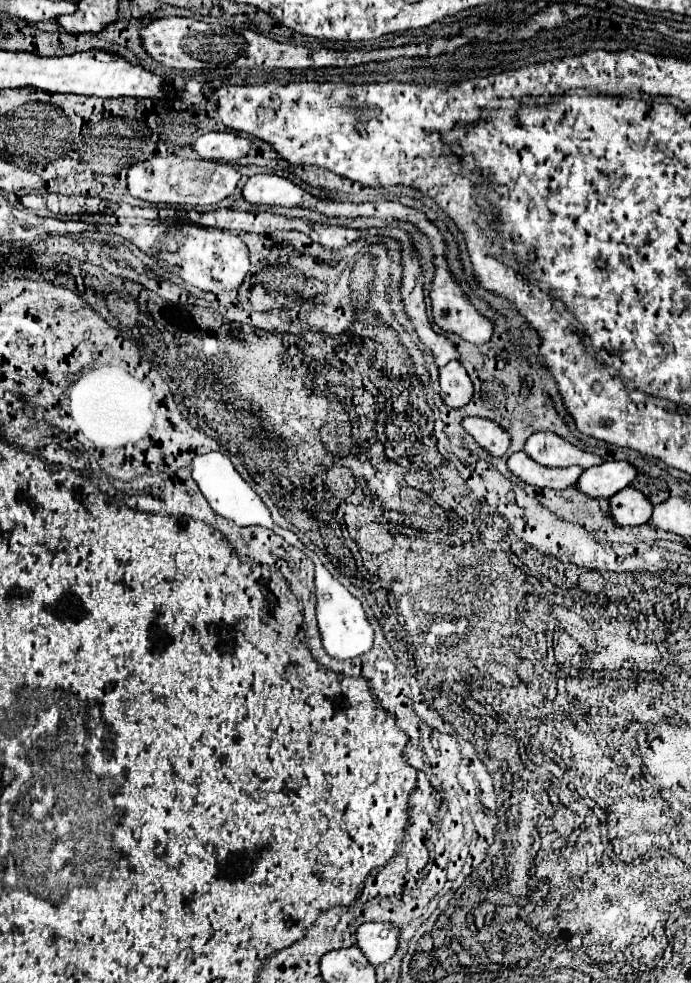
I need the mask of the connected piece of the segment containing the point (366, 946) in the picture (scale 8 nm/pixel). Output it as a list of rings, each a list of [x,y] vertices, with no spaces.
[[[367,922],[357,930],[357,946],[373,966],[383,964],[399,950],[399,928],[391,922]]]

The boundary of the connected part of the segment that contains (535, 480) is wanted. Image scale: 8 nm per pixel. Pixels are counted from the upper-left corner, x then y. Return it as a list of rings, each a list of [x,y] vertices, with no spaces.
[[[515,452],[507,460],[509,470],[519,476],[523,482],[539,488],[567,488],[577,484],[577,478],[583,474],[585,468],[569,466],[569,468],[547,468],[533,458],[527,458],[525,452]]]

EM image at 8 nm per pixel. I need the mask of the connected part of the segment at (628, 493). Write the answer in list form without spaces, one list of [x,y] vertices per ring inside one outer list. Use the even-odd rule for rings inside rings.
[[[631,486],[617,492],[611,498],[611,514],[621,526],[641,526],[649,522],[649,514],[653,514],[653,504],[645,494],[633,490]]]

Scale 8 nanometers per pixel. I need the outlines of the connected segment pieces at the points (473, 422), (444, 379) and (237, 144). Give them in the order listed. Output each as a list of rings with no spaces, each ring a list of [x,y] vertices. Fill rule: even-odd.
[[[467,416],[467,418],[463,418],[461,424],[483,448],[489,450],[491,456],[503,456],[511,446],[509,432],[501,430],[501,426],[493,424],[491,420],[477,418],[477,416]]]
[[[453,360],[441,368],[439,384],[441,384],[441,396],[445,404],[451,408],[461,408],[469,404],[469,400],[473,398],[473,382],[459,360]]]
[[[211,132],[211,134],[199,136],[193,142],[193,148],[201,158],[227,160],[227,162],[235,162],[247,156],[251,152],[251,146],[253,146],[253,140],[249,136],[235,134],[235,132]]]

